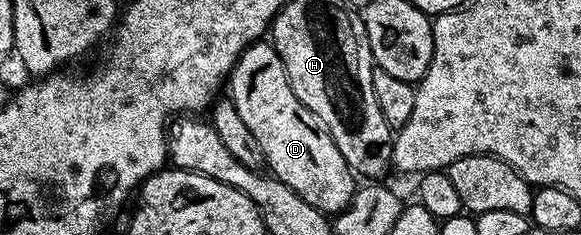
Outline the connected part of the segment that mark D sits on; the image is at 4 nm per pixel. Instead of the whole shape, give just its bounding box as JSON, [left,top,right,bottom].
[230,42,358,212]

